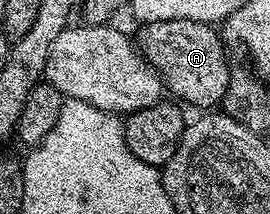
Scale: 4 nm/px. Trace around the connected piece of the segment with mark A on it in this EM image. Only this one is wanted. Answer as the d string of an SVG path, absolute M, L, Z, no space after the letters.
M163 19L146 23L140 29L140 54L161 74L170 96L178 95L173 97L186 99L193 107L201 107L197 109L213 109L216 103L217 106L224 104L231 62L225 56L226 40L216 26L196 23L193 19Z

